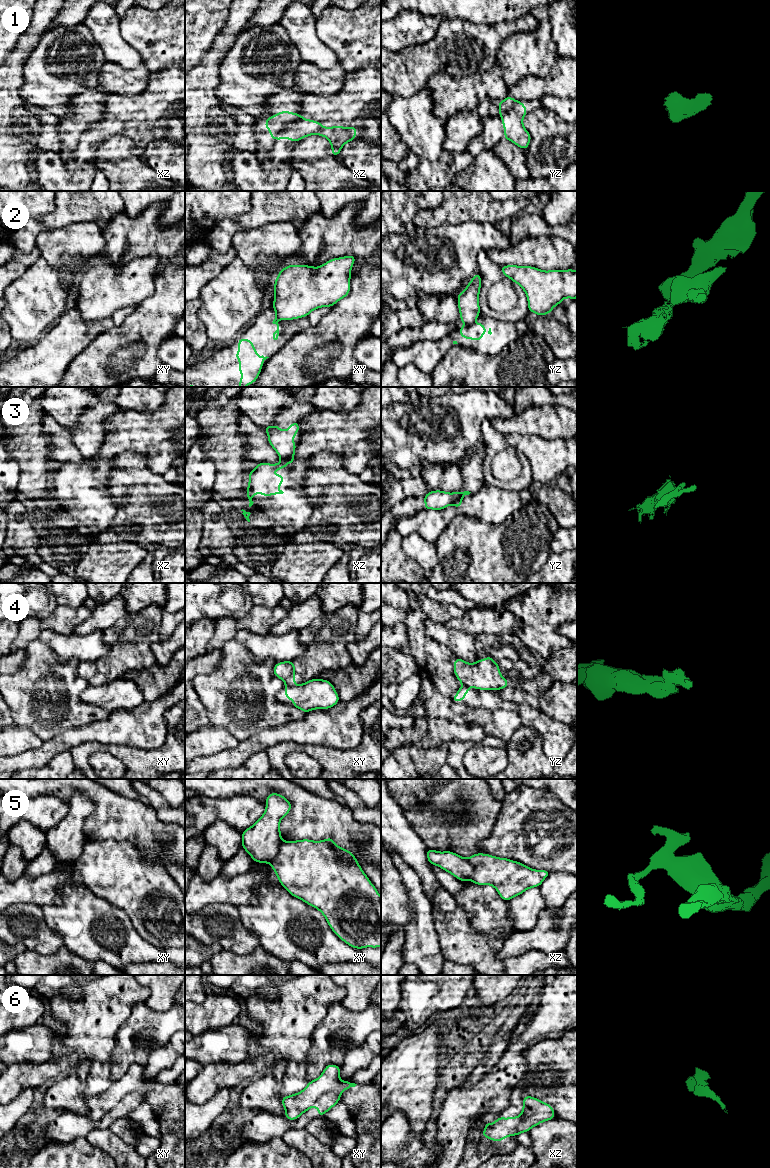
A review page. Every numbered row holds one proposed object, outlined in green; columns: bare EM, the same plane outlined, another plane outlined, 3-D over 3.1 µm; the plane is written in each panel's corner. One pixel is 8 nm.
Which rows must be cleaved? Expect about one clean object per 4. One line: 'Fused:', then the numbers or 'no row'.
Fused: 1, 2, 3, 4, 5, 6

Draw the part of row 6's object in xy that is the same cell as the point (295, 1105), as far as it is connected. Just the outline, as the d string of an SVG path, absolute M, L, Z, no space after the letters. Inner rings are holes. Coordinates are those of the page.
M328 1064L317 1079L308 1082L305 1089L287 1097L281 1097L285 1108L284 1116L292 1121L309 1111L322 1095L336 1087L340 1081L340 1070L341 1067Z

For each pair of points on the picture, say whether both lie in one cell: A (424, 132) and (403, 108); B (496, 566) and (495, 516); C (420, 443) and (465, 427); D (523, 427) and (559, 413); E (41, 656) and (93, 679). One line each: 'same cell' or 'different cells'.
A: same cell
B: different cells
C: same cell
D: same cell
E: different cells

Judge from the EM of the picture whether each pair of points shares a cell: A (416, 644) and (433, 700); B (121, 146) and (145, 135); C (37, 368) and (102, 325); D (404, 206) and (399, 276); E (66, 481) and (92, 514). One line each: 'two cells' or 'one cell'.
A: one cell
B: two cells
C: one cell
D: two cells
E: one cell

